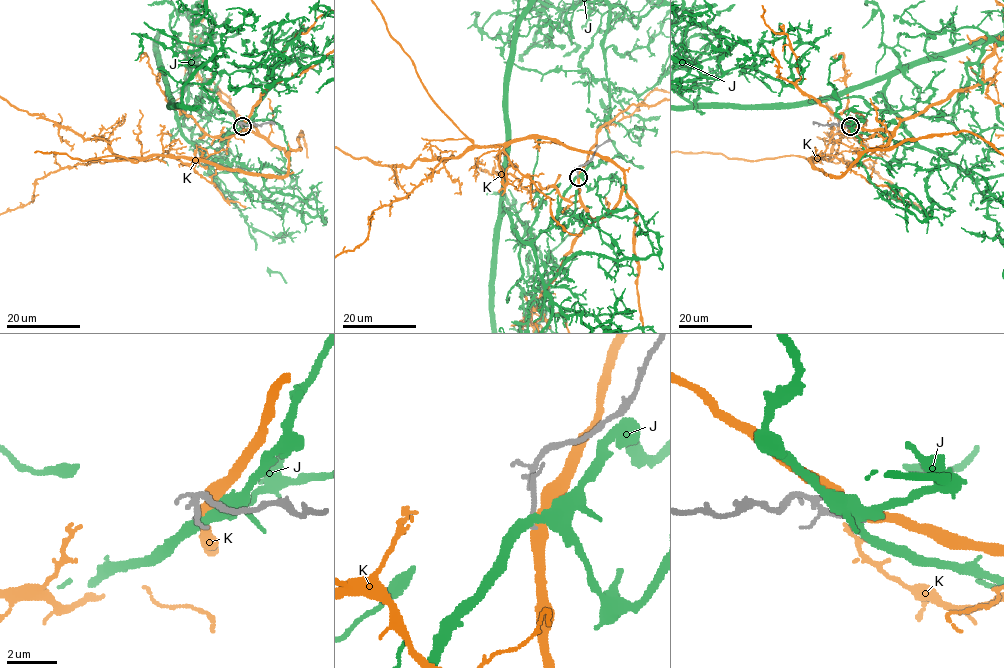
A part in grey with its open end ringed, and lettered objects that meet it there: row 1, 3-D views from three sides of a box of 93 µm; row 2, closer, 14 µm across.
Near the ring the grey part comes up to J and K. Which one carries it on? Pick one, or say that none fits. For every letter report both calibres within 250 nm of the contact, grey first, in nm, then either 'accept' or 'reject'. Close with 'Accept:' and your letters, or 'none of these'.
J: 240 nm thick on the grey side, 400 nm on the other; reject
K: 240 nm thick on the grey side, 440 nm on the other; accept
Accept: K

